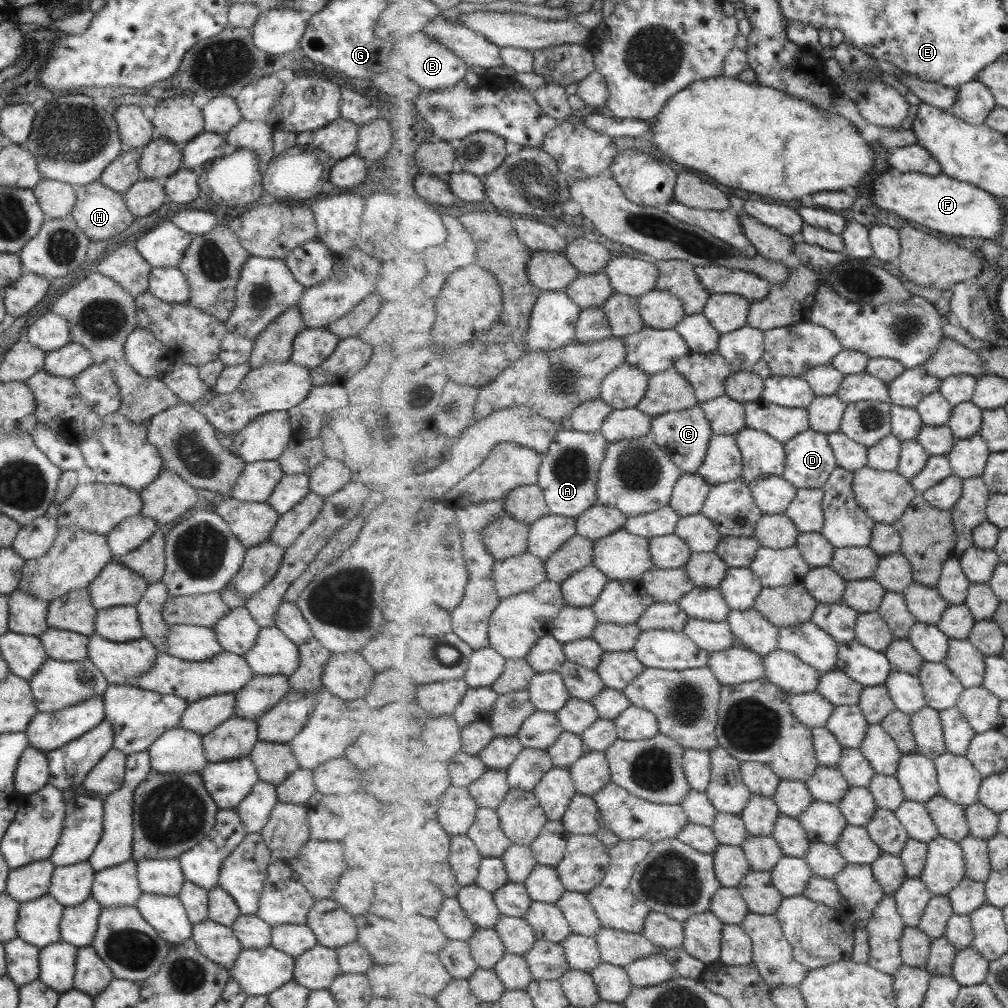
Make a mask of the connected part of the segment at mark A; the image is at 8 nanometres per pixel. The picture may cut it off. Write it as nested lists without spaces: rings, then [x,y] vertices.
[[[566,427],[557,434],[552,447],[544,454],[538,479],[552,514],[577,519],[598,504],[597,483],[608,444],[602,432],[587,433]]]

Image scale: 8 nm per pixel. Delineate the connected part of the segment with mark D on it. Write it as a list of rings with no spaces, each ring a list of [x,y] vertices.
[[[810,429],[784,445],[787,454],[785,480],[798,489],[823,489],[838,468],[828,435]]]

